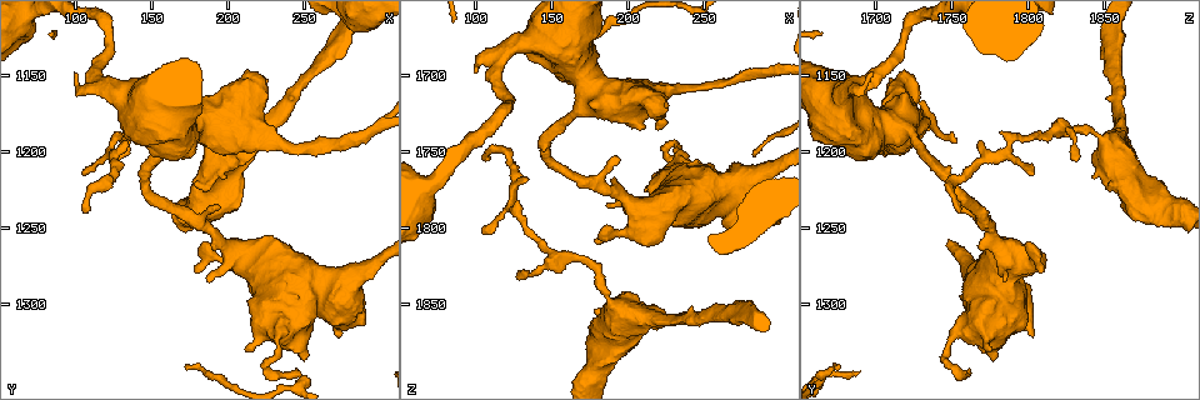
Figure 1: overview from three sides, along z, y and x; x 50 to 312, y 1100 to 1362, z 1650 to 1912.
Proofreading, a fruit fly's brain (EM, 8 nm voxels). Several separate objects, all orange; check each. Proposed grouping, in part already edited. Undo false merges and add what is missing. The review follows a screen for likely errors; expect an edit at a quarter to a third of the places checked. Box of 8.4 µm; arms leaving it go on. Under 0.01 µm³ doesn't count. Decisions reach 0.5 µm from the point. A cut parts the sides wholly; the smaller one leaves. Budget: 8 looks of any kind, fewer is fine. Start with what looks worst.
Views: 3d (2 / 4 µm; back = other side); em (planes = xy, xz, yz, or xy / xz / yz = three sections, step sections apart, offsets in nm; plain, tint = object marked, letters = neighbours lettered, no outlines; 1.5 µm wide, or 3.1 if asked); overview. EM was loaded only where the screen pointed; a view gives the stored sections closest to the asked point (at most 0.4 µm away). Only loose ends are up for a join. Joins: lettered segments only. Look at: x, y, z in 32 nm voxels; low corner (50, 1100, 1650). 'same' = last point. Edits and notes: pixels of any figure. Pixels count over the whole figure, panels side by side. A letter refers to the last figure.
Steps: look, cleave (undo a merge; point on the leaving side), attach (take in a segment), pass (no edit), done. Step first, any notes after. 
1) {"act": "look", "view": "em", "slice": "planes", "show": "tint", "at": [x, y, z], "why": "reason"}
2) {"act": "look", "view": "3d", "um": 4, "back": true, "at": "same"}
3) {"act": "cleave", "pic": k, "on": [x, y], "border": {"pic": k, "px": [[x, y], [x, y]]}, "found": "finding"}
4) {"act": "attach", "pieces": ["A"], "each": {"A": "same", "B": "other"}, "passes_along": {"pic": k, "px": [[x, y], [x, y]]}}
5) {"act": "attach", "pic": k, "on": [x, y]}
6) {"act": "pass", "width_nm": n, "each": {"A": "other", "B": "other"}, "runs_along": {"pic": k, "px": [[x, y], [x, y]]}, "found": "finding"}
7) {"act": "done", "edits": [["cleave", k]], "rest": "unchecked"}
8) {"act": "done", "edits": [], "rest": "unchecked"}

{"act": "look", "view": "em", "slice": "yz", "step": 8, "show": "letters", "at": [108, 1236, 1754], "why": "thin end"}

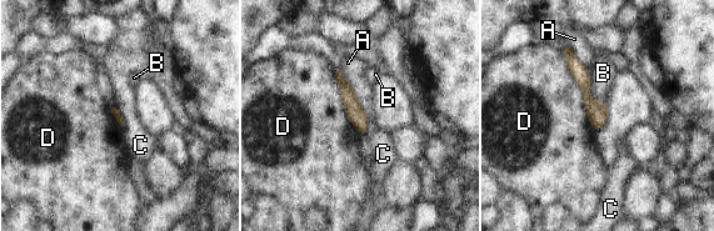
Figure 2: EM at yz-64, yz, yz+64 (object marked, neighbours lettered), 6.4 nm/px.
{"act": "look", "view": "em", "slice": "planes", "show": "letters", "at": "same"}

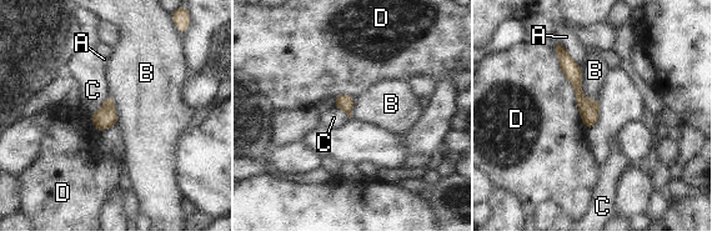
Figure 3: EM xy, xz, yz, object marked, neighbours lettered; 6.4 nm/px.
{"act": "pass", "each": {"A": "other", "B": "other", "C": "other", "D": "other"}, "border": {"pic": 3, "px": [[581, 69], [581, 91], [597, 99]]}, "found": "no lettered segment goes on from it"}

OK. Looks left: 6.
{"act": "look", "view": "3d", "um": 2, "at": [104, 1216, 1802]}

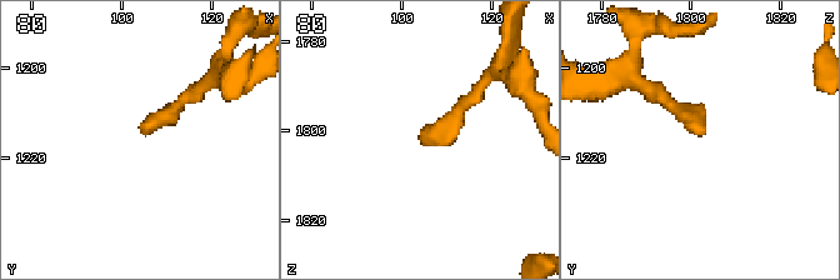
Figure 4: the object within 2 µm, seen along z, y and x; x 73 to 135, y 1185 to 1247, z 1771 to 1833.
{"act": "look", "view": "em", "slice": "yz", "step": 4, "show": "tint", "at": [104, 1214, 1802]}

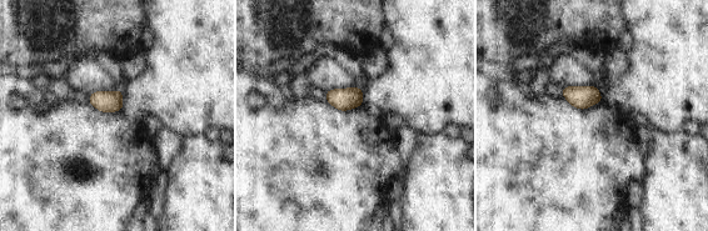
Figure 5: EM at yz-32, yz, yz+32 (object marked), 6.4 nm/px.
{"act": "look", "view": "em", "slice": "yz", "step": 4, "show": "letters", "at": "same", "why": "see the neighbours"}

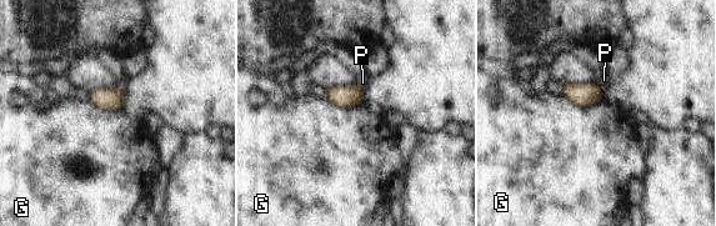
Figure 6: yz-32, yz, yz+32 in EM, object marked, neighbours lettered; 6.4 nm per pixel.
{"act": "pass", "each": {"G": "other", "P": "other"}, "border": {"pic": 6, "px": [[564, 94], [580, 106], [604, 96]]}, "found": "no lettered segment goes on from it"}

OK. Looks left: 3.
{"act": "look", "view": "3d", "um": 2, "at": [170, 1340, 1674], "why": "branch stops here"}

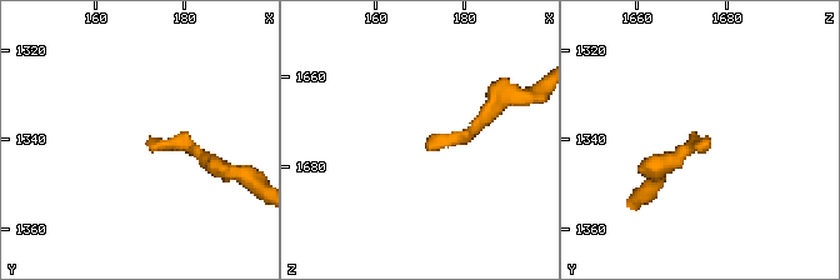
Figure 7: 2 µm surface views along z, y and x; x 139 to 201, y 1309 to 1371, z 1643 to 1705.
{"act": "look", "view": "em", "slice": "planes", "show": "letters", "at": [172, 1343, 1676], "why": "now the EM"}

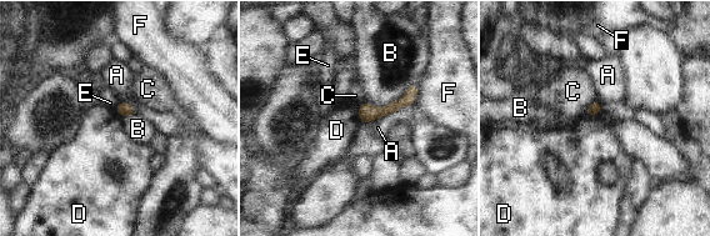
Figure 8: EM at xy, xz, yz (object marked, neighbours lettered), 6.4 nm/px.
{"act": "pass", "each": {"A": "other", "B": "other", "C": "other", "D": "other", "E": "other", "F": "other"}, "border": {"pic": 8, "px": [[358, 106], [360, 121]]}, "found": "none of them fits"}

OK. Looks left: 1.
{"act": "done", "edits": [], "rest": "unchecked"}

